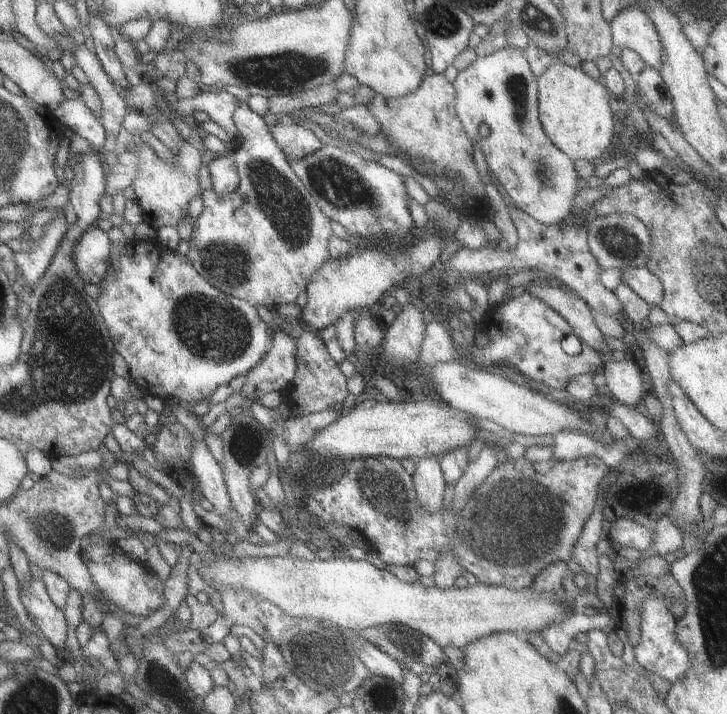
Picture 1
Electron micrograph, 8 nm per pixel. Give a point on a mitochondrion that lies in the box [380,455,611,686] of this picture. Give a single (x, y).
(516, 522)

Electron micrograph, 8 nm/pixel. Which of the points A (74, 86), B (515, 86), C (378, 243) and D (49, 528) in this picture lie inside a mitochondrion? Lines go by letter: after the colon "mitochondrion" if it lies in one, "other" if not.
A: other
B: mitochondrion
C: other
D: mitochondrion

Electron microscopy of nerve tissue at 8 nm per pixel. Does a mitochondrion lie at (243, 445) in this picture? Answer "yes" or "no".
yes

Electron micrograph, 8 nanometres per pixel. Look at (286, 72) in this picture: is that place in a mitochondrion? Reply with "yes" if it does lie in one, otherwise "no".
yes

